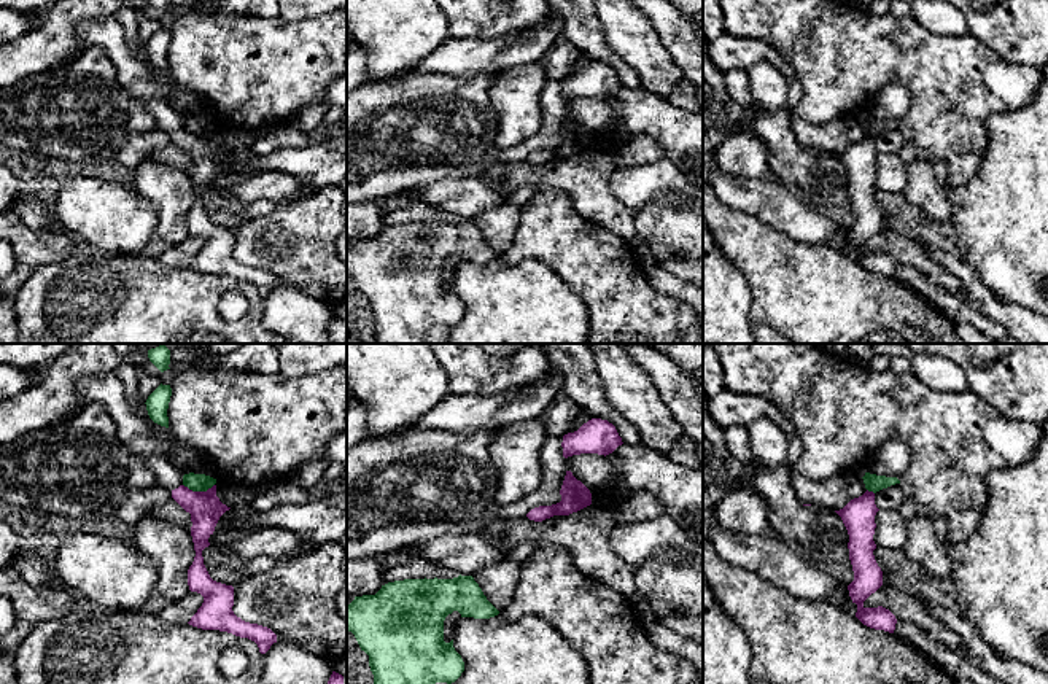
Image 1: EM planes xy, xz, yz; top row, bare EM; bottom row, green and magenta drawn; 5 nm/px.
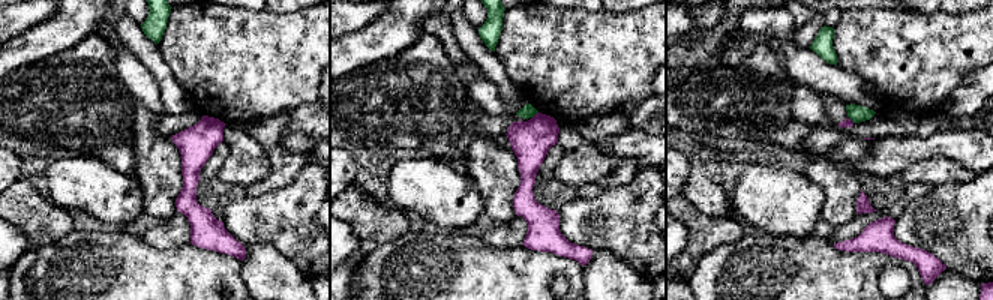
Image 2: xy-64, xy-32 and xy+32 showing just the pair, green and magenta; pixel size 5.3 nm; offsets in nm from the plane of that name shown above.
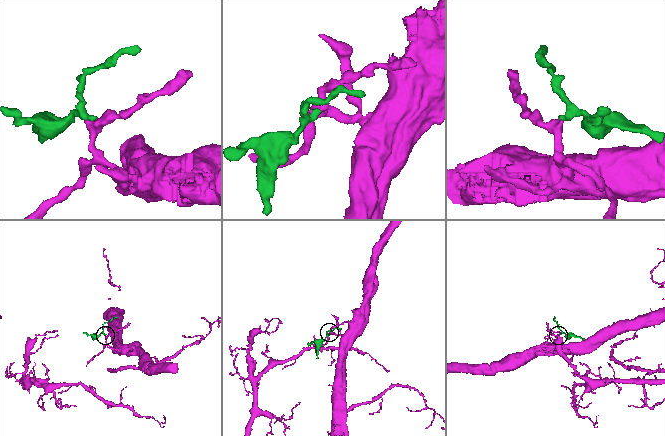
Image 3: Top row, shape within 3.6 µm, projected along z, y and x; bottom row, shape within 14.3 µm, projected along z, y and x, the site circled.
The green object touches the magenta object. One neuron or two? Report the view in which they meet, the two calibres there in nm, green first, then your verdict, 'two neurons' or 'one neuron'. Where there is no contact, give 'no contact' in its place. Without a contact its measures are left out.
xy | 100/160 nm | two neurons

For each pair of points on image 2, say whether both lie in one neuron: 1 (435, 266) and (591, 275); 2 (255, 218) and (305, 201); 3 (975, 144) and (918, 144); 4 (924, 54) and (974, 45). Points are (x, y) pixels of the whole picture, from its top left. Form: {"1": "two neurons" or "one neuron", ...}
{"1": "two neurons", "2": "one neuron", "3": "one neuron", "4": "one neuron"}

